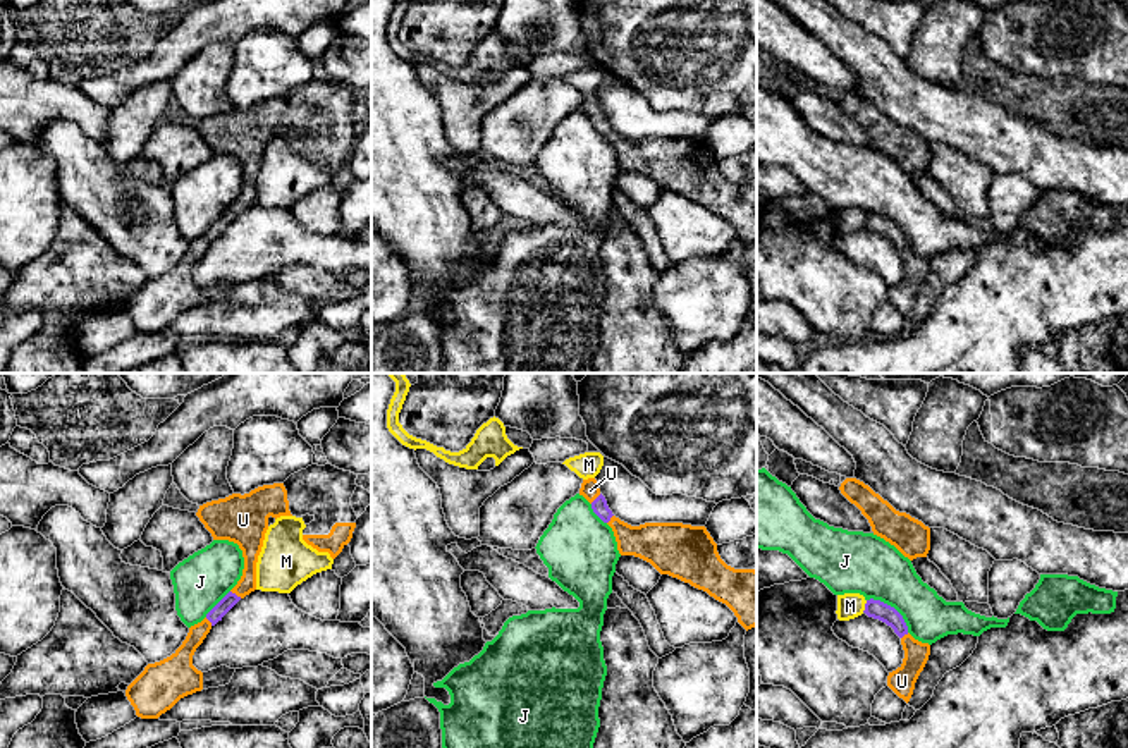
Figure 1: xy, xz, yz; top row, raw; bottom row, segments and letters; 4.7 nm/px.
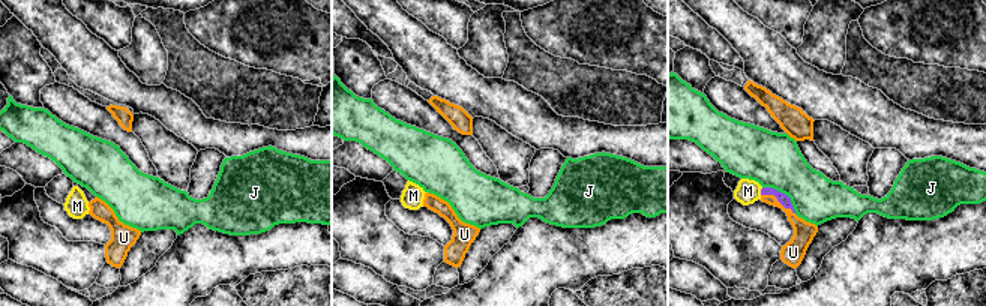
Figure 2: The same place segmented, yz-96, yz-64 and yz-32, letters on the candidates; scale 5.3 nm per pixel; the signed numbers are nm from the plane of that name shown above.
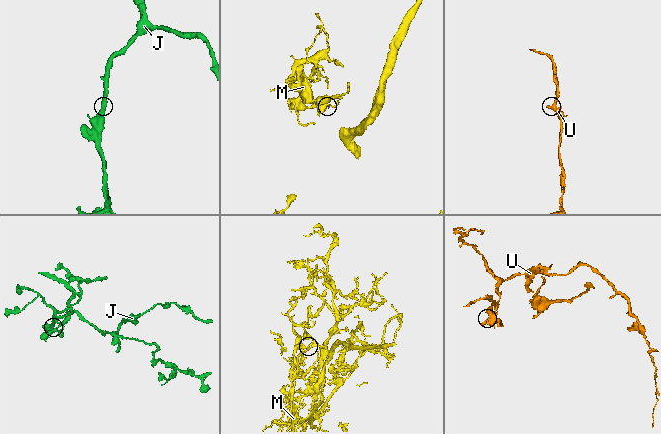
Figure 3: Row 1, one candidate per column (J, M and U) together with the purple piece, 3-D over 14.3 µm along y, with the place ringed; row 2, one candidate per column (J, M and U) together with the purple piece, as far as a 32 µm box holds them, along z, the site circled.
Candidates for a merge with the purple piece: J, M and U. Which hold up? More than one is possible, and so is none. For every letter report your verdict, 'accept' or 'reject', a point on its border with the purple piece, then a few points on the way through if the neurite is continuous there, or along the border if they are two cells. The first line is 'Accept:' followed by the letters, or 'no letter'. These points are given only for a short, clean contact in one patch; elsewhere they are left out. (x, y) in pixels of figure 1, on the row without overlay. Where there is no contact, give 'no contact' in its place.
Accept: U
J: reject; meets purple in yz at (893, 222); border along yz (867, 214), (889, 219), (901, 231), (908, 246)
M: reject; meets purple in yz at (865, 220); border along yz (867, 215), (862, 226)
U: accept; meets purple in xy at (234, 208); runs through xy (229, 215), (234, 208), (248, 195), (250, 159)

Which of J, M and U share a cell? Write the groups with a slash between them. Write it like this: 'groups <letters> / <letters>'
groups J / M / U

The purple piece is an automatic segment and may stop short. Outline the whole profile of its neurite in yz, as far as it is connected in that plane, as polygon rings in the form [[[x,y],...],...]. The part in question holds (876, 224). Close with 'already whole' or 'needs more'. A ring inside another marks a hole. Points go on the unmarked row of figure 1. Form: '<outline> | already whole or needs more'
[[[867,215],[863,227],[868,232],[879,234],[891,241],[894,248],[901,253],[904,273],[896,285],[889,287],[887,301],[908,318],[915,304],[915,297],[929,275],[930,260],[915,254],[908,248],[908,241],[903,230],[894,222],[880,215]]] | needs more

